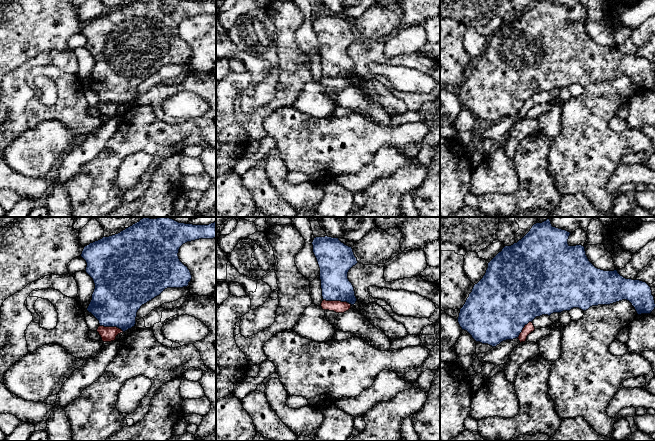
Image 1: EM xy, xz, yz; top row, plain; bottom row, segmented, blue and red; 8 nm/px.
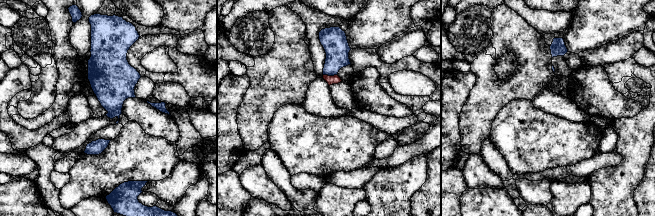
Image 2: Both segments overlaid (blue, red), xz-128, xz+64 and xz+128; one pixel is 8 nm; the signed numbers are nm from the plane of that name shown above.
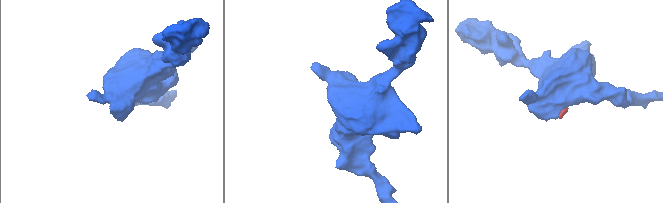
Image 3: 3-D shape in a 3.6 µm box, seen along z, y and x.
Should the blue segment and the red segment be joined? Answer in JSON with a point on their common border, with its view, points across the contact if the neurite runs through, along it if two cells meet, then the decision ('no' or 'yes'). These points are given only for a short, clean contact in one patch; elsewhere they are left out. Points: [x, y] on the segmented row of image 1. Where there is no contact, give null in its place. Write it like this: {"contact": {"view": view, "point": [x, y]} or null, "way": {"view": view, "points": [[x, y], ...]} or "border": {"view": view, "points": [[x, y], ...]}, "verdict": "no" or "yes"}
{"contact": {"view": "xz", "point": [337, 300]}, "border": {"view": "xz", "points": [[323, 299], [346, 301], [351, 304]]}, "verdict": "no"}

